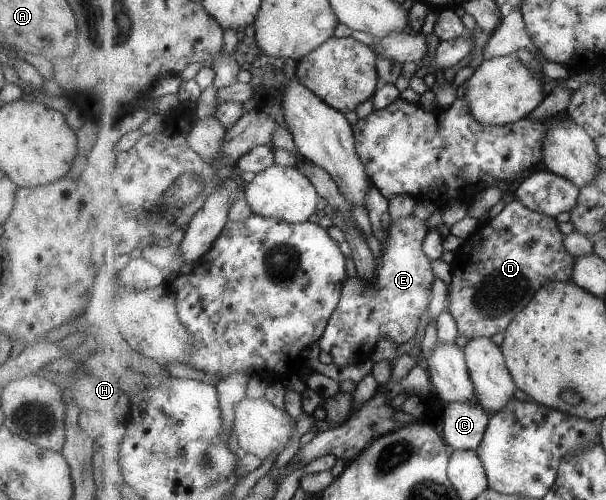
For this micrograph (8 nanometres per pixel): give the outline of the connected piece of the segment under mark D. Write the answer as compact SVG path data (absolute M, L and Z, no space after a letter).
M519 199L507 204L495 218L487 219L456 251L455 260L451 264L448 309L458 322L459 336L464 336L467 342L483 337L490 339L499 332L505 333L542 286L551 281L571 281L577 262L566 247L566 235L559 230L557 220L527 208Z

